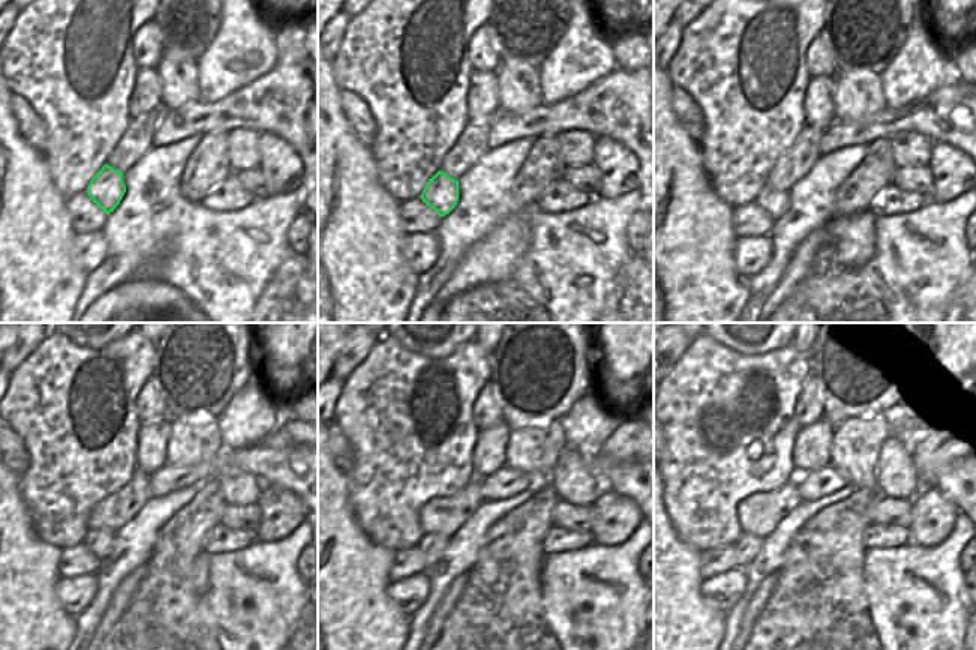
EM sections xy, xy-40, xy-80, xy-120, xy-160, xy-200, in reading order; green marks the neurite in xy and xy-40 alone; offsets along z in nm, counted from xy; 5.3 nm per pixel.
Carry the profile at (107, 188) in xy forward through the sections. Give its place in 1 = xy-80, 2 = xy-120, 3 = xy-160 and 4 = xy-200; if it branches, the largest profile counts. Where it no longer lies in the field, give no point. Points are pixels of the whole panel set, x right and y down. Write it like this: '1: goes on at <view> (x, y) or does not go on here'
1: goes on at xy-80 (775, 203)
2: goes on at xy-120 (99, 542)
3: goes on at xy-160 (432, 545)
4: goes on at xy-200 (748, 547)

